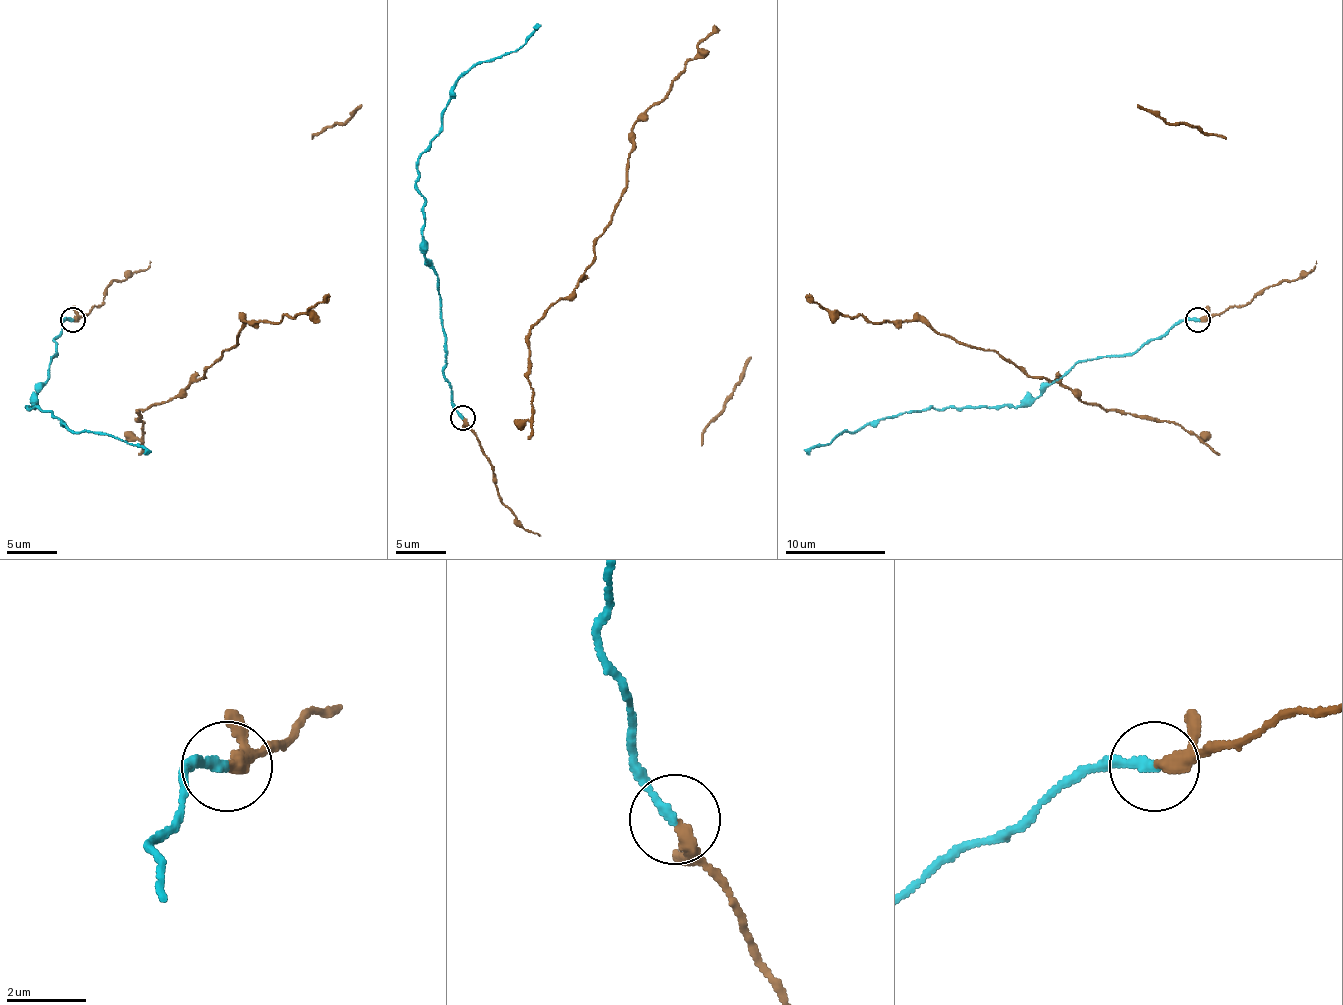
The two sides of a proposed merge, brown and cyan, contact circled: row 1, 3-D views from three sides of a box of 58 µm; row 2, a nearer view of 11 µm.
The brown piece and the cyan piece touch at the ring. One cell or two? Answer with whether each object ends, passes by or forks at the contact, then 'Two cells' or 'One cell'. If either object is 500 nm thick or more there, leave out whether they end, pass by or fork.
At the ring brown ends. At the ring cyan ends. One cell

